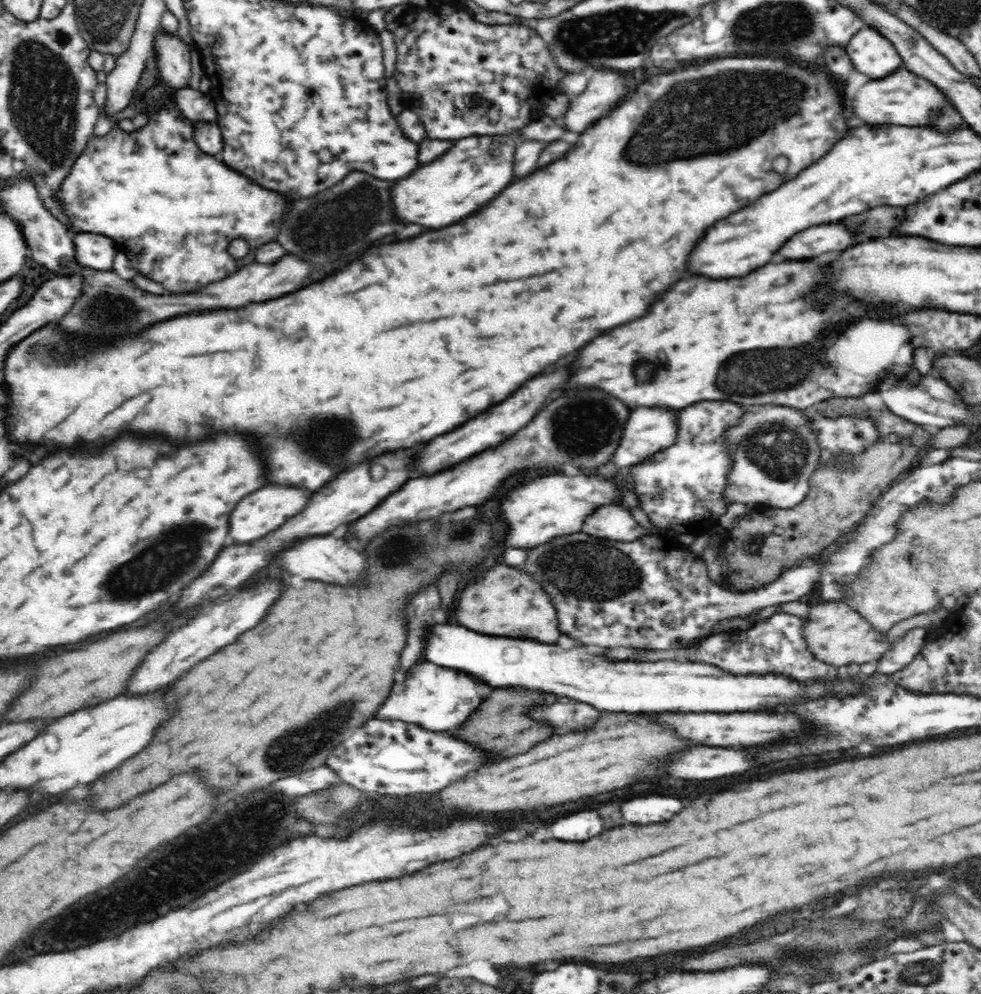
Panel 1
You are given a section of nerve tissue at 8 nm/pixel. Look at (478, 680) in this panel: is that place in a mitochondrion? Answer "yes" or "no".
no

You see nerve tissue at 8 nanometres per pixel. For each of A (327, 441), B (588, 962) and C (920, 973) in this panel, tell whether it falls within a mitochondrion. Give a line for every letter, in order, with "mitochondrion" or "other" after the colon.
A: mitochondrion
B: other
C: mitochondrion

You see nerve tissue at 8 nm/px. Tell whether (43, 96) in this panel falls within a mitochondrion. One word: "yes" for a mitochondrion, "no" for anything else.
yes

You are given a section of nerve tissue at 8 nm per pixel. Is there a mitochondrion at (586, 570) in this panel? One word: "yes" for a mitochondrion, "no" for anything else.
yes

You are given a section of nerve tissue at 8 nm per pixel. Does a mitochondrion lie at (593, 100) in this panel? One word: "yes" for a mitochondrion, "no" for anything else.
no

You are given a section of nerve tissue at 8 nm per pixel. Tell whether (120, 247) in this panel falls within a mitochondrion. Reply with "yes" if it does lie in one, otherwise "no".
no

